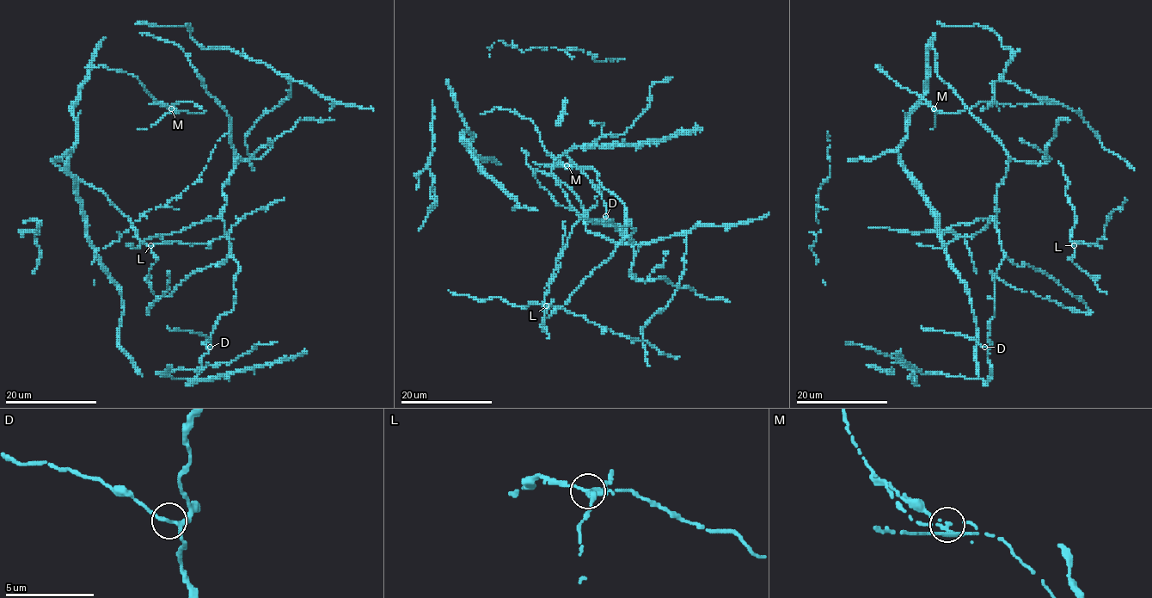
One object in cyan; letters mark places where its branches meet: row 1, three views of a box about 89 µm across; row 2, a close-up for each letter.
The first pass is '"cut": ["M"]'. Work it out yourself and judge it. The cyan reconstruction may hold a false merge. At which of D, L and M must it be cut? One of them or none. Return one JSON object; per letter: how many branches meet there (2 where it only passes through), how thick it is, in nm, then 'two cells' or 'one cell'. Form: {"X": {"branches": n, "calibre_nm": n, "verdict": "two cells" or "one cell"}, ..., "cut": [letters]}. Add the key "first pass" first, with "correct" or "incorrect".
{"first pass": "correct", "D": {"branches": 3, "calibre_nm": 200, "verdict": "one cell"}, "L": {"branches": 3, "calibre_nm": 220, "verdict": "one cell"}, "M": {"branches": 3, "calibre_nm": 150, "verdict": "two cells"}, "cut": ["M"]}

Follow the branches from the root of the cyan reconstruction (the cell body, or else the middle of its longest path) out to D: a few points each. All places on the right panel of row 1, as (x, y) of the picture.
D: (1000, 238), (1004, 259), (994, 279), (995, 315), (989, 324), (990, 331), (987, 336), (989, 346), (984, 347)

